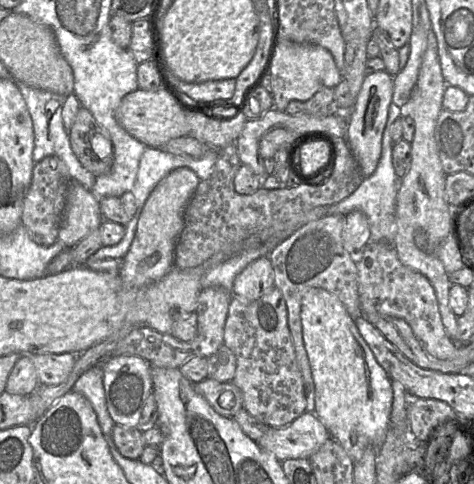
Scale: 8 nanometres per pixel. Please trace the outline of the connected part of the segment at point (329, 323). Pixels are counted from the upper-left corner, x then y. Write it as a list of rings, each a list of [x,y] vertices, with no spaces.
[[[322,288],[309,289],[302,298],[304,346],[315,385],[313,413],[352,458],[359,461],[367,447],[380,447],[391,428],[391,379],[377,362],[338,297]]]

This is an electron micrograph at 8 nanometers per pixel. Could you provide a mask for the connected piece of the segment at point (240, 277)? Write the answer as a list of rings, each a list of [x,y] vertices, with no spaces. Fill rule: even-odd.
[[[262,256],[250,264],[248,264],[235,278],[233,284],[233,297],[238,297],[242,302],[252,302],[259,299],[267,291],[269,291],[274,286],[274,270],[271,261],[268,256]]]

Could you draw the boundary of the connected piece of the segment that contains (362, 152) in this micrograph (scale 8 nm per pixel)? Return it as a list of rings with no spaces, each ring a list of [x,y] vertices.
[[[386,70],[365,76],[352,110],[344,113],[347,116],[346,141],[365,178],[374,173],[381,157],[382,136],[394,90],[393,81],[393,76]]]

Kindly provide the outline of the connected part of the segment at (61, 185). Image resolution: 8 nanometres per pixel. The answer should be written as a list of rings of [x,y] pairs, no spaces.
[[[47,156],[34,164],[31,183],[23,200],[21,223],[31,239],[41,246],[50,246],[58,239],[70,181],[68,168],[58,156]]]

